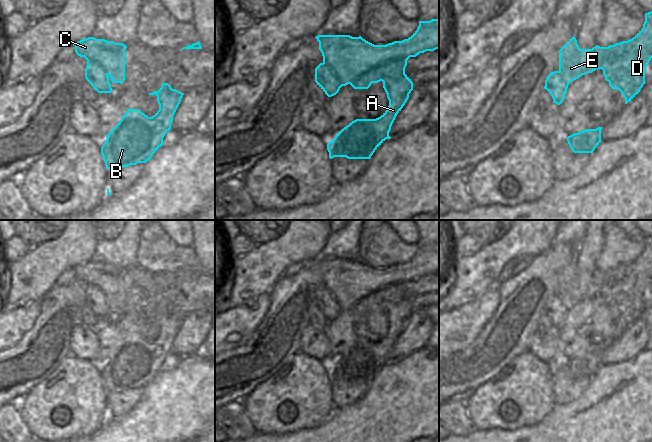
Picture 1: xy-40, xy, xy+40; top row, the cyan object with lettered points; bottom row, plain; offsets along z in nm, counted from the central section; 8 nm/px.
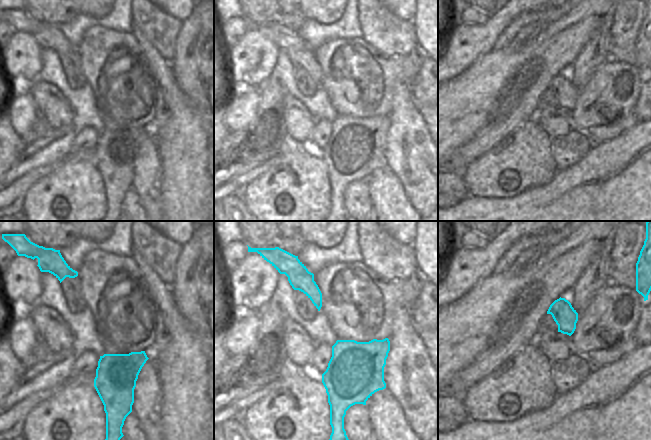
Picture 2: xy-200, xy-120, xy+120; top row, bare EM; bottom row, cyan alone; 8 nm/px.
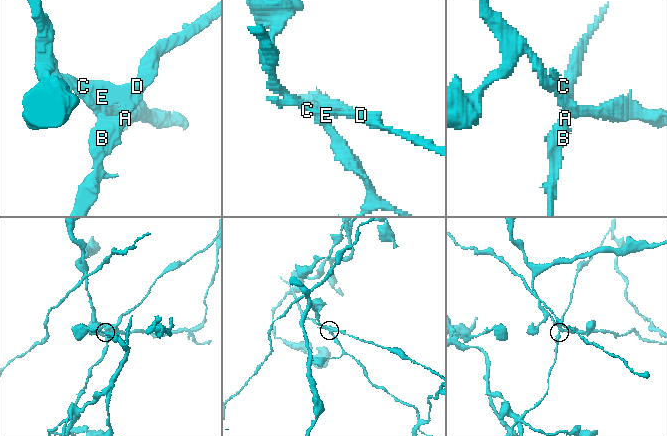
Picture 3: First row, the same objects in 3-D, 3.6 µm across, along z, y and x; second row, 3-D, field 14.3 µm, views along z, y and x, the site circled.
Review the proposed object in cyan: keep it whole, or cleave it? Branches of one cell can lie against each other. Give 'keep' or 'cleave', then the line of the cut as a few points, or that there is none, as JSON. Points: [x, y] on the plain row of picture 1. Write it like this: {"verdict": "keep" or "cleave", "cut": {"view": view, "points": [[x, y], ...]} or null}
{"verdict": "cleave", "cut": {"view": "xy-40", "points": [[105, 264], [107, 268], [98, 270], [97, 285], [108, 298]]}}

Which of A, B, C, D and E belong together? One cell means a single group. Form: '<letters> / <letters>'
A B D E / C

